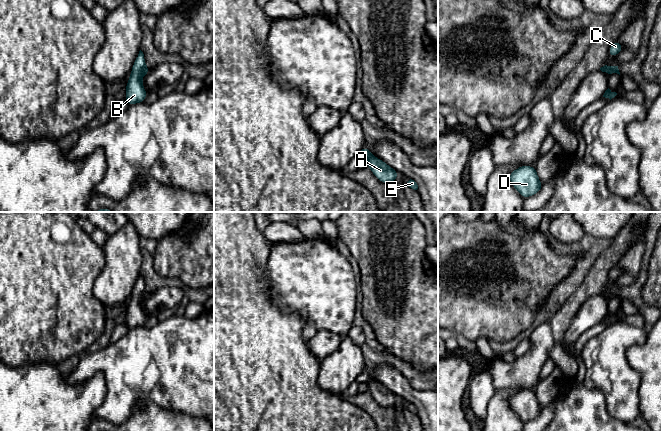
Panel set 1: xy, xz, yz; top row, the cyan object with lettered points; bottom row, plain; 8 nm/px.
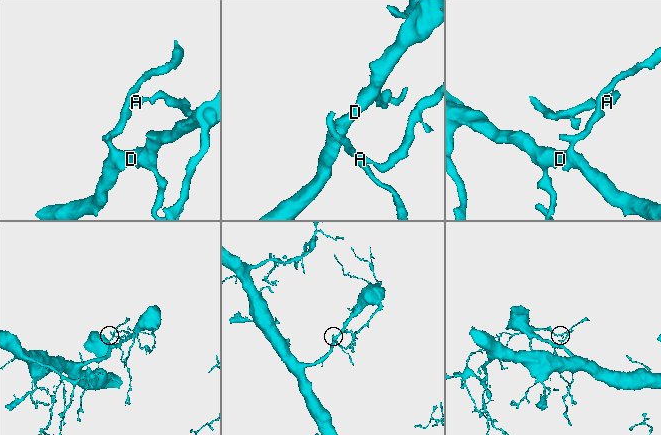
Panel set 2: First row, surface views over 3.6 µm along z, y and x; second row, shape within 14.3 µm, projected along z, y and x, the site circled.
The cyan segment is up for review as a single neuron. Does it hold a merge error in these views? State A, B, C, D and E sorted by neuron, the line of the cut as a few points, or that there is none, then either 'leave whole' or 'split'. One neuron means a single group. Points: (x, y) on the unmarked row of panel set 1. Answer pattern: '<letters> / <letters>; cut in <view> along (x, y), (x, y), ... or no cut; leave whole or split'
A E / B C D; cut in xz along (370, 377), (366, 382); split

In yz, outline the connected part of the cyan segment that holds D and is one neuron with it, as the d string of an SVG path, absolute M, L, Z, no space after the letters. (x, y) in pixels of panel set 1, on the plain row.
M527 389L512 395L509 404L523 422L537 418L543 411L537 400L536 391Z

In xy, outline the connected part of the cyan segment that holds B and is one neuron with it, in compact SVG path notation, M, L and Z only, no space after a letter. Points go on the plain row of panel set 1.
M140 274L133 288L131 299L126 309L125 323L129 330L136 327L142 327L146 322L147 315L142 309L142 301L145 299L145 292L145 281Z

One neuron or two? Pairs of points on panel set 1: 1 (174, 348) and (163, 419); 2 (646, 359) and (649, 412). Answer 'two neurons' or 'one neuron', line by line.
1: two neurons
2: one neuron

